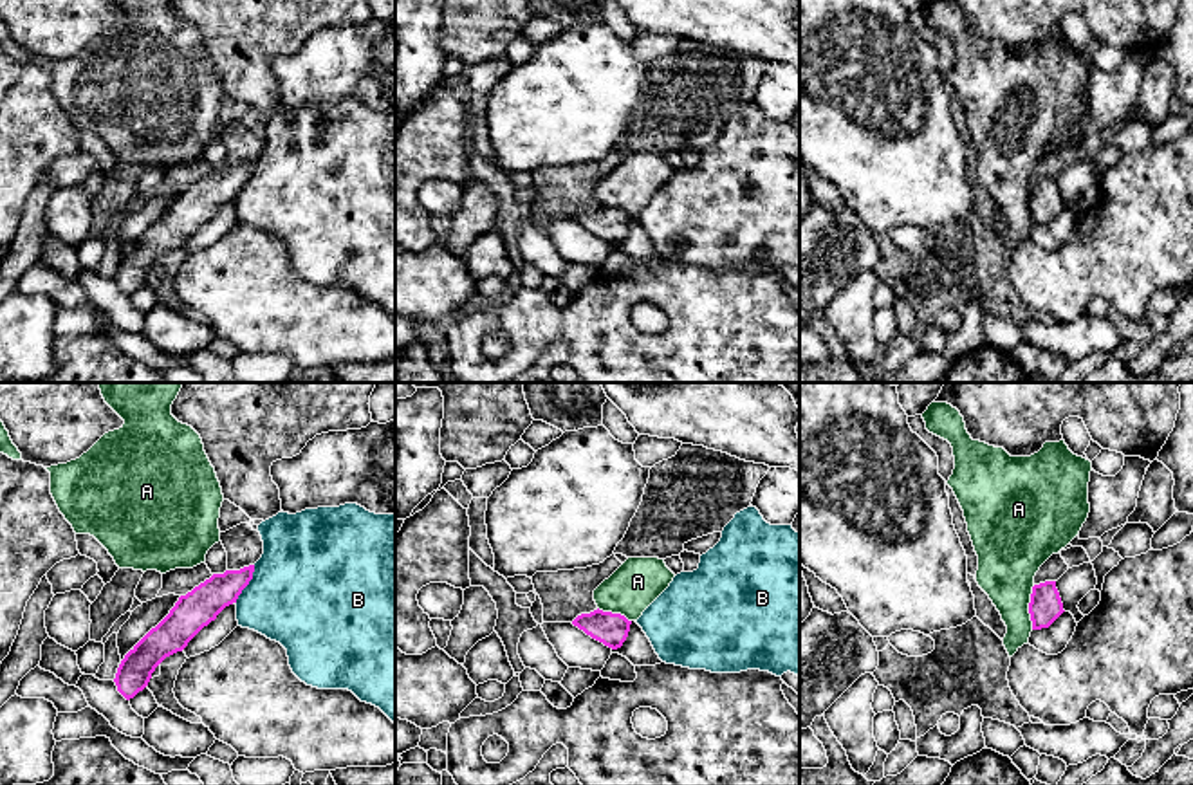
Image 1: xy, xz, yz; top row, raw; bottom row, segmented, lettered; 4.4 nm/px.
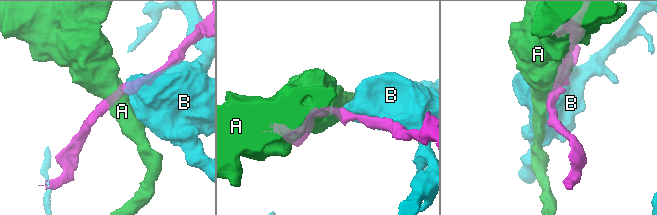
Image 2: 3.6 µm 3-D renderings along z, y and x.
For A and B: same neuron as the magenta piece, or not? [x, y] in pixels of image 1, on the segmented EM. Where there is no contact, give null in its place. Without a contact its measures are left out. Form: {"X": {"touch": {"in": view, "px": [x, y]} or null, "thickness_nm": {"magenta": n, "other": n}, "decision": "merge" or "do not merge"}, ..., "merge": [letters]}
{"A": {"touch": {"in": "yz", "px": [1029, 607]}, "thickness_nm": {"magenta": 150, "other": 280}, "decision": "do not merge"}, "B": {"touch": {"in": "xy", "px": [248, 583]}, "thickness_nm": {"magenta": 160, "other": 480}, "decision": "do not merge"}, "merge": []}

